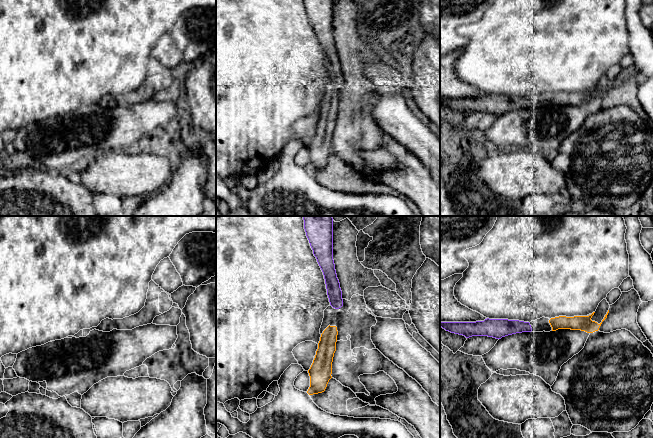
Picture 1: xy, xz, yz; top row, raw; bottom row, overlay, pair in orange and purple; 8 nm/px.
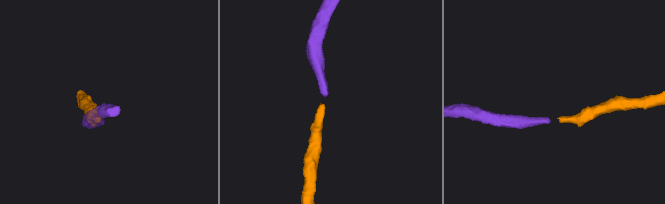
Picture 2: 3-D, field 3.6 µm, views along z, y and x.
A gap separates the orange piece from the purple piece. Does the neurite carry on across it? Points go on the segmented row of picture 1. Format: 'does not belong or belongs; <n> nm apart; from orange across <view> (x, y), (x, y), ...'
belongs; 140 nm apart; from orange across xz (335, 326), (335, 308)

